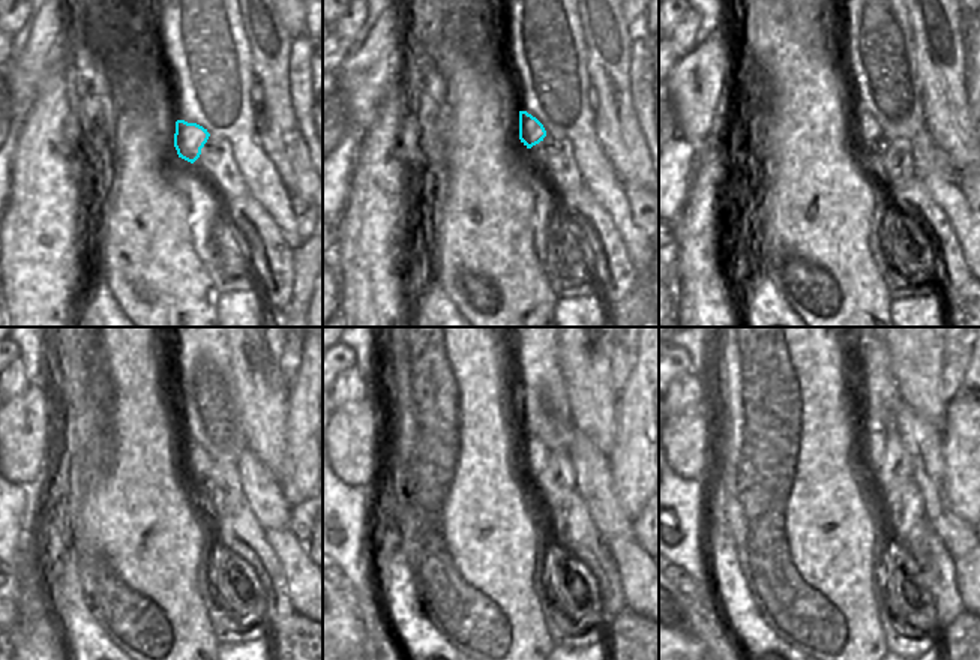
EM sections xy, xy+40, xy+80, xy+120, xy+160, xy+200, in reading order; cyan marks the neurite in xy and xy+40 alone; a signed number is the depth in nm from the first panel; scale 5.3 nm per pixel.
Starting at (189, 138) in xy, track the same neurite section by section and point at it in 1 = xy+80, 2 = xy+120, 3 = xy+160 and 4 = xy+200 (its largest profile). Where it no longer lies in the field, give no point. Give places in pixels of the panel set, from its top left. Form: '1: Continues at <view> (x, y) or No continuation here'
1: Continues at xy+80 (866, 128)
2: Continues at xy+120 (198, 461)
3: Continues at xy+160 (535, 453)
4: Continues at xy+200 (874, 438).

